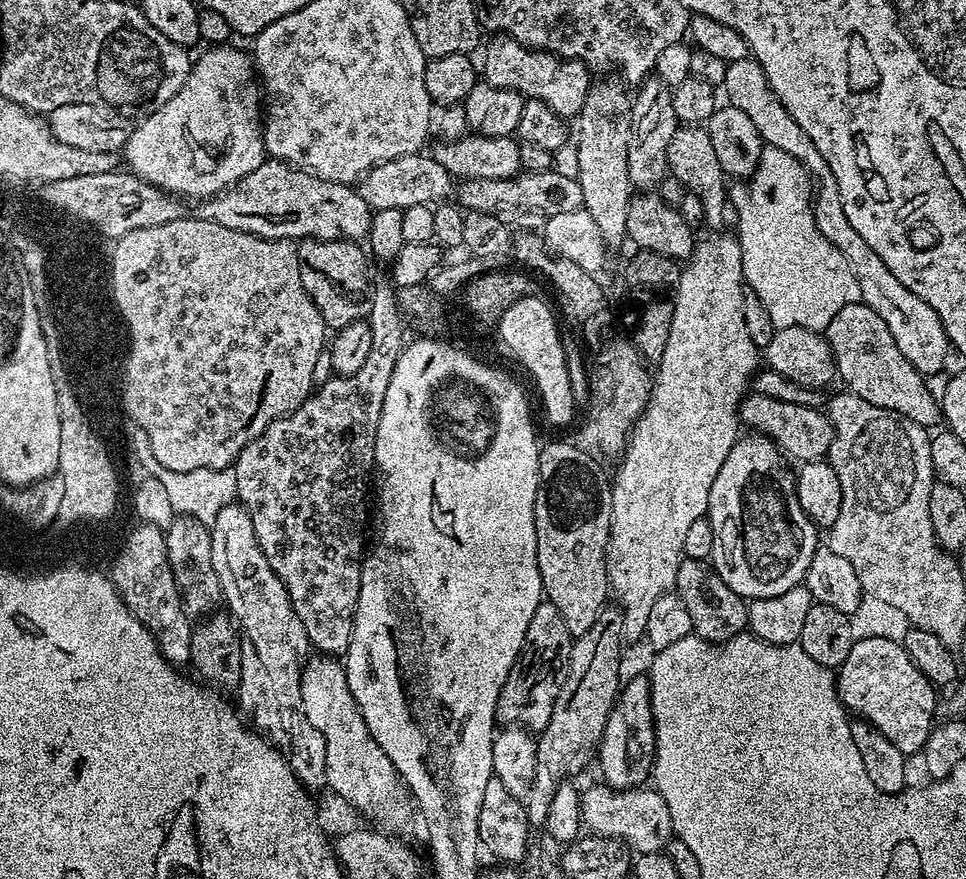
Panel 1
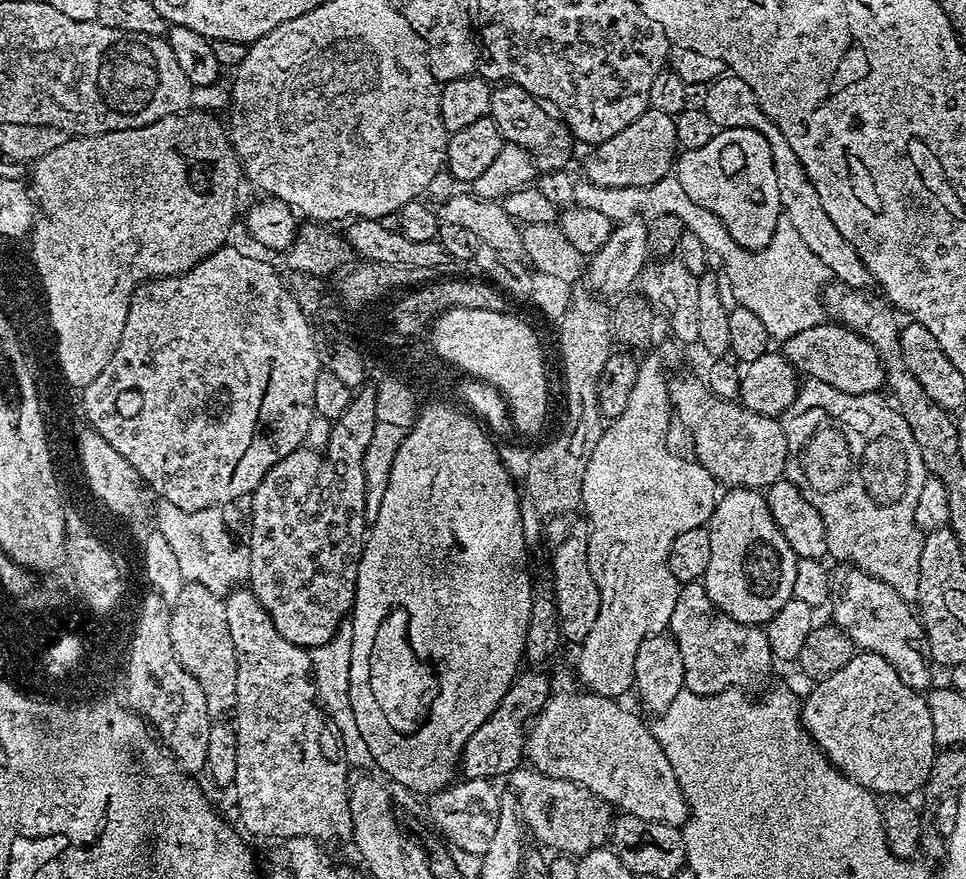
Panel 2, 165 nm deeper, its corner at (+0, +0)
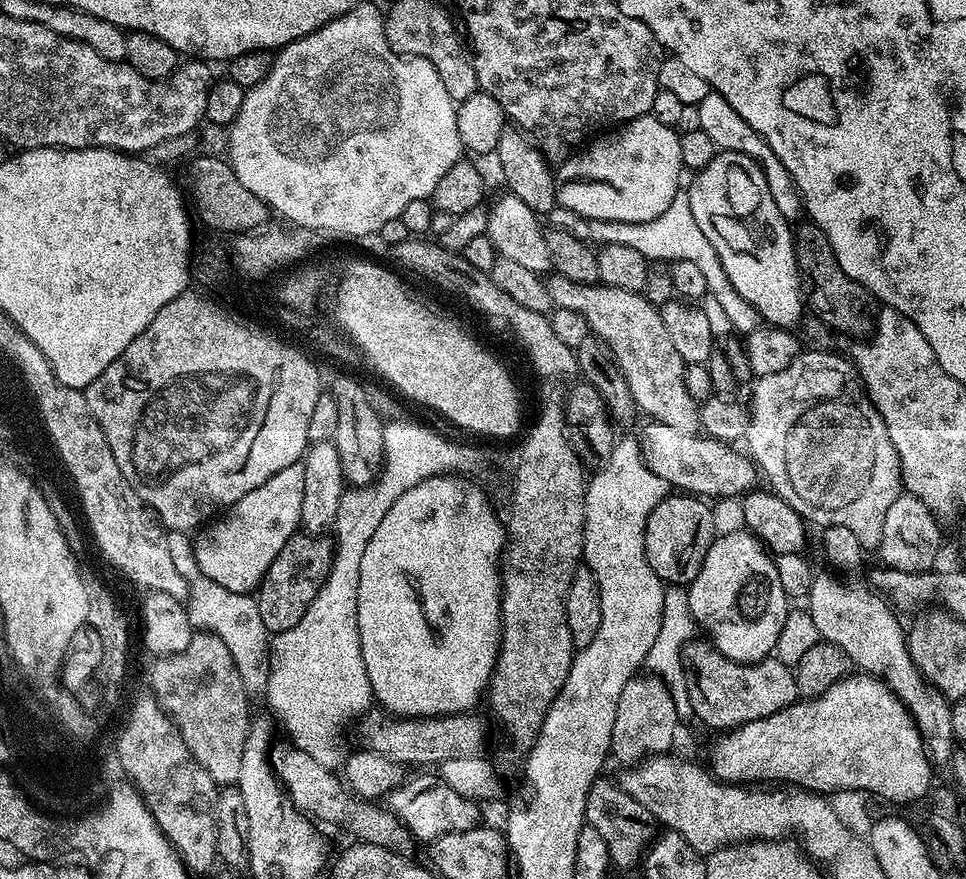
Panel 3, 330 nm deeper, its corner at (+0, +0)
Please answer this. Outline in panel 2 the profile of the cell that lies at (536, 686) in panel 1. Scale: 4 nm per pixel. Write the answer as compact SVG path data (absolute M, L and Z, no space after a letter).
M534 670L521 671L513 680L502 702L490 718L470 736L461 756L460 772L465 779L490 780L495 774L509 773L521 765L527 747L527 729L552 694L546 675Z

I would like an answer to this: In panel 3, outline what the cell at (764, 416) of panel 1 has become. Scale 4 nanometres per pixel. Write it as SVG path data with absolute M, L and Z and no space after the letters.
M549 275L546 280L548 293L557 309L569 312L581 312L588 323L589 333L604 345L610 353L620 373L630 385L630 394L634 394L634 402L641 413L648 418L662 422L666 426L695 429L698 424L698 404L690 398L690 390L686 390L684 369L686 367L682 354L674 350L674 342L670 342L670 334L666 334L666 322L662 322L660 309L655 308L647 295L628 290L610 288L607 284L579 284L565 276Z

